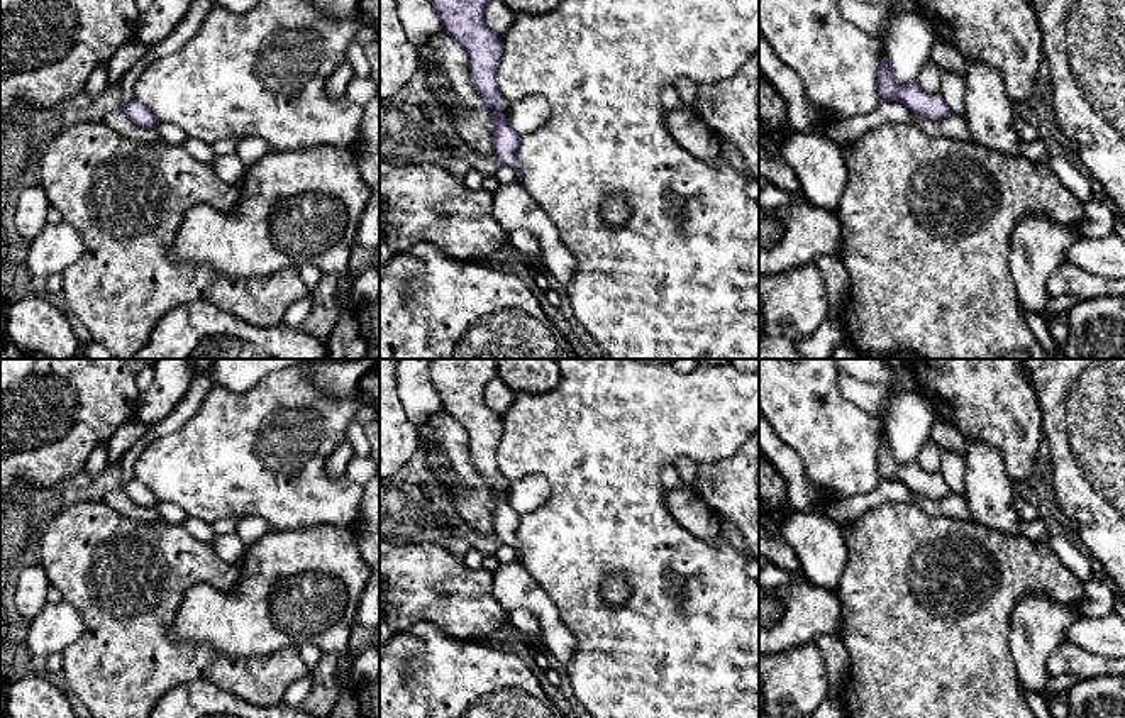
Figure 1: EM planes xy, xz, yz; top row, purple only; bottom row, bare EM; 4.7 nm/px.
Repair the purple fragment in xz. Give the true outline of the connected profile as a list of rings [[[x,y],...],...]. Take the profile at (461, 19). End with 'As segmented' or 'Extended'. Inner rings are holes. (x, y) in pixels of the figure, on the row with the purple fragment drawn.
[[[493,0],[430,2],[441,17],[444,32],[454,37],[469,56],[471,83],[493,115],[493,152],[502,166],[508,166],[517,173],[517,181],[520,181],[522,173],[517,161],[520,135],[500,112],[503,97],[496,86],[496,69],[502,61],[503,44],[502,37],[485,24],[485,8]]]. As segmented

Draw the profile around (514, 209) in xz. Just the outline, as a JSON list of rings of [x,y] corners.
[[[518,181],[500,185],[493,193],[493,217],[505,232],[527,230],[540,242],[540,261],[551,278],[566,286],[576,259],[566,247],[556,224],[532,200]]]

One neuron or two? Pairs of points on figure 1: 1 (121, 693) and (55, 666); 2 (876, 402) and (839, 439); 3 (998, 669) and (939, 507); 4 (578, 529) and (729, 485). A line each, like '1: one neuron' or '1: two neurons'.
1: two neurons
2: two neurons
3: two neurons
4: two neurons

